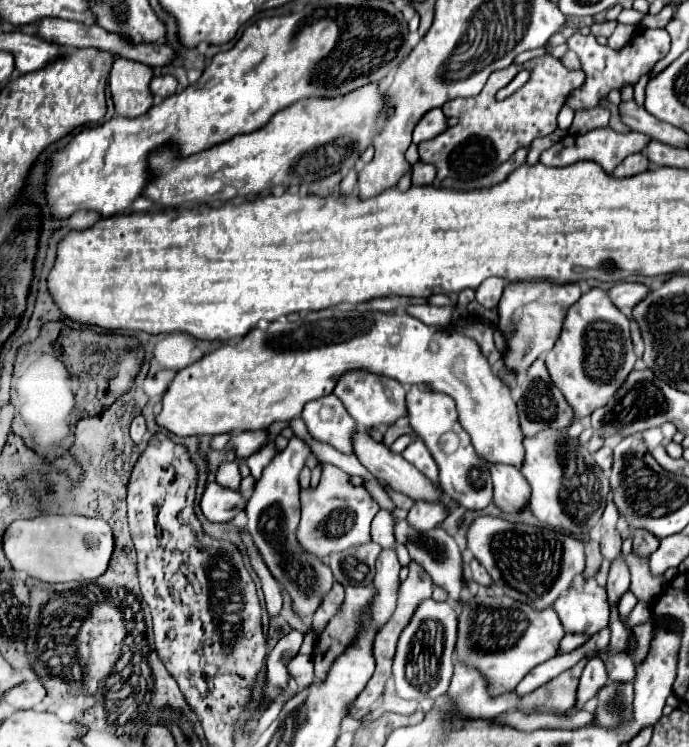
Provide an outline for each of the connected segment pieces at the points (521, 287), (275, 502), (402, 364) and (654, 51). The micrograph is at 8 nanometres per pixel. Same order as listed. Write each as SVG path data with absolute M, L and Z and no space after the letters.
M535 279L535 281L517 281L509 283L499 301L499 327L509 335L509 351L505 355L507 367L517 373L525 371L541 353L549 351L561 331L561 321L567 313L567 307L581 297L577 283L557 285L553 281Z
M293 435L289 445L273 457L273 461L263 469L263 477L255 485L255 493L251 497L251 505L245 507L249 523L247 531L253 537L257 549L263 555L273 577L283 585L283 589L291 595L293 609L301 617L311 617L319 607L323 595L331 589L333 575L329 567L317 557L309 555L301 549L295 539L295 529L299 523L299 471L305 461L312 456L310 447L299 435Z
M325 309L311 311L295 323L273 321L267 329L255 327L253 331L249 331L249 335L237 339L235 345L225 343L215 351L205 353L197 363L191 363L191 367L177 371L161 399L161 411L155 421L159 427L177 437L215 437L221 433L267 429L277 421L299 417L307 401L329 395L337 379L351 369L367 369L377 375L393 377L403 385L427 383L433 391L451 395L457 403L459 423L469 433L477 455L487 463L507 463L521 469L525 449L515 401L509 387L505 387L505 383L491 371L479 345L449 327L427 327L407 313L387 315L365 309L351 309L341 313Z
M641 29L635 33L635 37L629 43L625 43L619 51L615 51L611 47L599 45L593 35L575 33L573 37L567 39L567 49L577 53L577 57L581 59L581 67L585 69L585 75L587 75L585 83L573 89L565 99L567 107L571 107L573 111L579 111L579 109L597 107L599 101L607 99L607 95L613 89L621 91L625 85L635 85L643 75L647 75L653 69L653 65L659 59L663 59L669 53L671 37L663 29Z

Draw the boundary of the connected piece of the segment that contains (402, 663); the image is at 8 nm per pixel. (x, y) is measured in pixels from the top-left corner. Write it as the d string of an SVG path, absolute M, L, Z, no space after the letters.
M425 599L413 613L405 631L399 637L397 653L393 659L393 679L399 697L403 699L437 699L449 687L454 670L455 646L457 641L457 611L451 603L439 603Z

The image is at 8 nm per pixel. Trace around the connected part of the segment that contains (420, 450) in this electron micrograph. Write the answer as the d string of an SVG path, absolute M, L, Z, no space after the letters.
M421 439L413 441L403 453L403 459L407 459L411 465L415 465L423 475L427 475L431 481L437 483L437 463L433 461L433 457L429 455L425 443Z

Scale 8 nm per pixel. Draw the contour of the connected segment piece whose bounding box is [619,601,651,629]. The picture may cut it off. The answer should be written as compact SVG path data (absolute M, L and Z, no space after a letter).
M639 601L637 607L635 607L629 615L625 615L625 617L619 615L619 621L621 621L623 625L627 625L629 629L633 629L635 623L647 623L649 619L651 619L651 605L645 603L645 601Z

